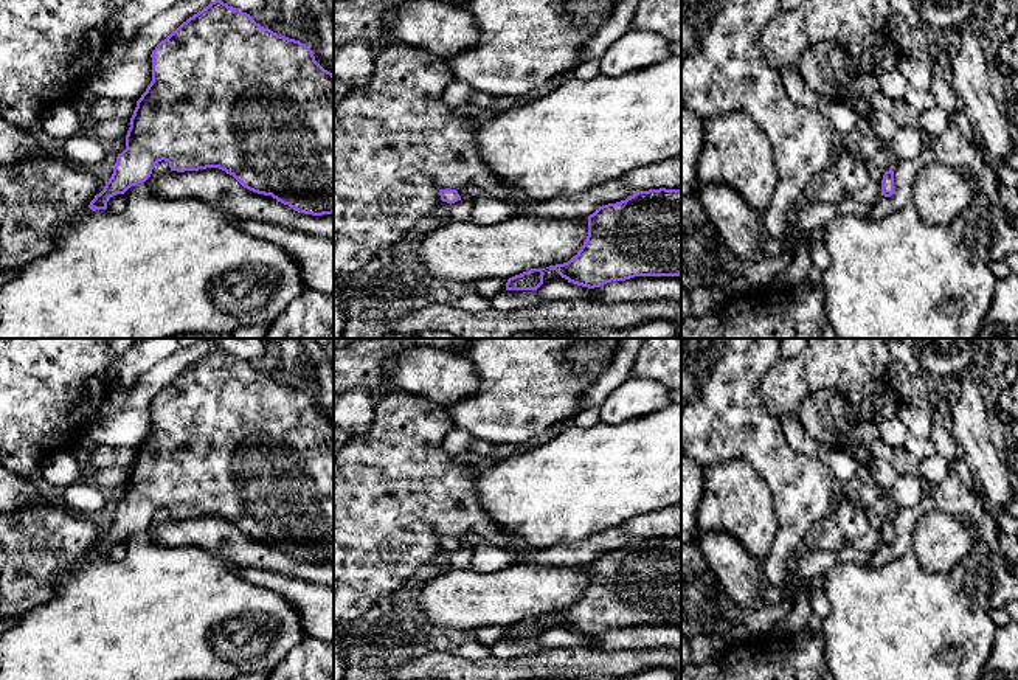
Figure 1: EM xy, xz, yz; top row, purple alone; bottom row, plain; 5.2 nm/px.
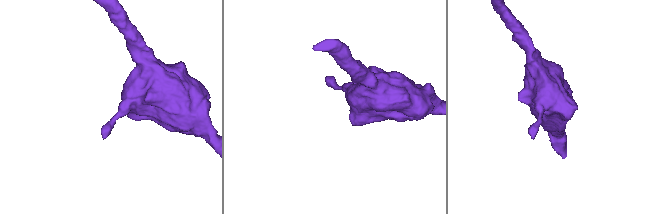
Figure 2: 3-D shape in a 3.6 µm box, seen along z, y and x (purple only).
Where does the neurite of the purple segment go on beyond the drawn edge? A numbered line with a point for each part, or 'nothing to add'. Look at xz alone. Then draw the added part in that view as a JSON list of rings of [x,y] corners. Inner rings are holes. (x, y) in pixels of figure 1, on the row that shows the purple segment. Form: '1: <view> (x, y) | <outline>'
nothing to add

